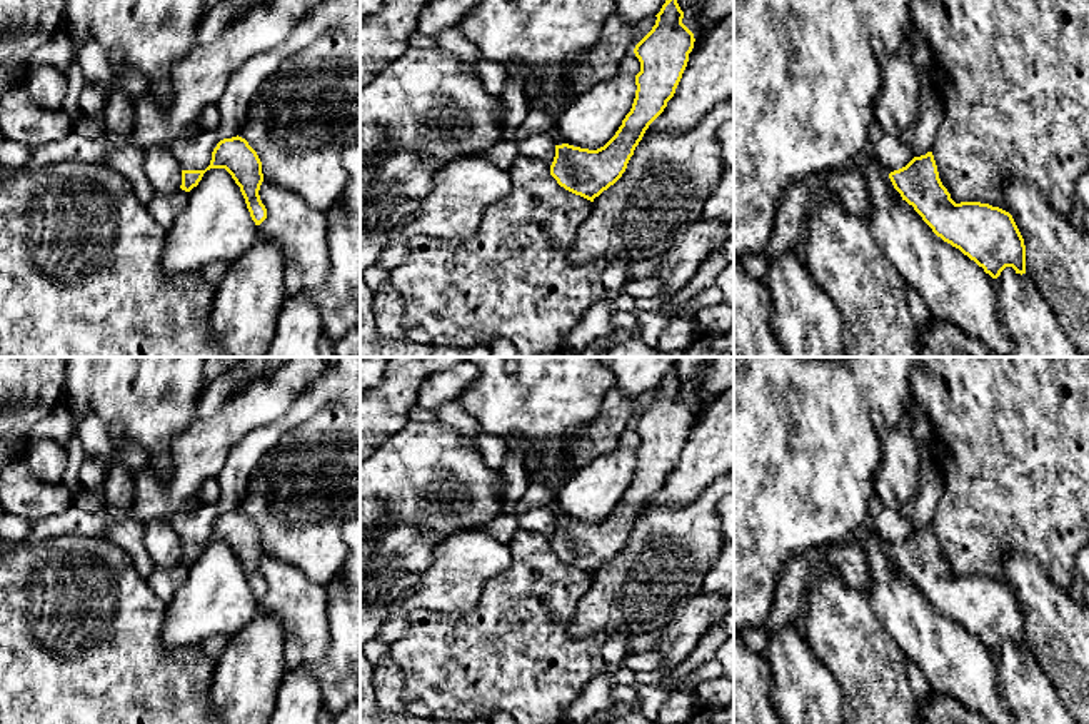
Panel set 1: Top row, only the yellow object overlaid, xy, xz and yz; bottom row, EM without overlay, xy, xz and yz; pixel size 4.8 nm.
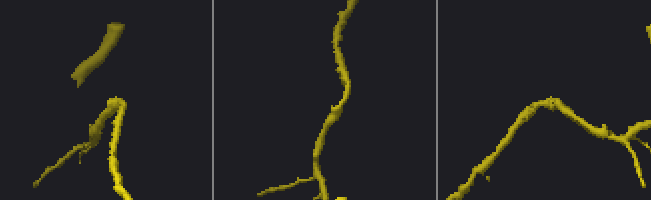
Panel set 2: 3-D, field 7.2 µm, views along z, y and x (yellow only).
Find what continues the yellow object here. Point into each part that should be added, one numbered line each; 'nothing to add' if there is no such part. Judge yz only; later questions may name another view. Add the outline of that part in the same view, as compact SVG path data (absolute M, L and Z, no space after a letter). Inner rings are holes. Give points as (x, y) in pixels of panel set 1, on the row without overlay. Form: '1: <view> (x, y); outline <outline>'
nothing to add

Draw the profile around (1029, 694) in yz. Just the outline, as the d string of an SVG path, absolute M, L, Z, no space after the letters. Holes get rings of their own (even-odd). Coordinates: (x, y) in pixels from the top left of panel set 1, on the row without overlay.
M1006 641L996 664L997 692L1009 707L1011 724L1077 724L1027 647Z

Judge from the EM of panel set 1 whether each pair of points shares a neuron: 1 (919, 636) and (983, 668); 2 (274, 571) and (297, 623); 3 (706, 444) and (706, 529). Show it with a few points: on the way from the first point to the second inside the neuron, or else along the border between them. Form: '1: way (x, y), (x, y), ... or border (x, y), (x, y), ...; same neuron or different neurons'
1: way (934, 641), (959, 666), (968, 668); same neuron
2: way (286, 584), (297, 603), (297, 609); same neuron
3: border (716, 477), (691, 501), (672, 507); different neurons

